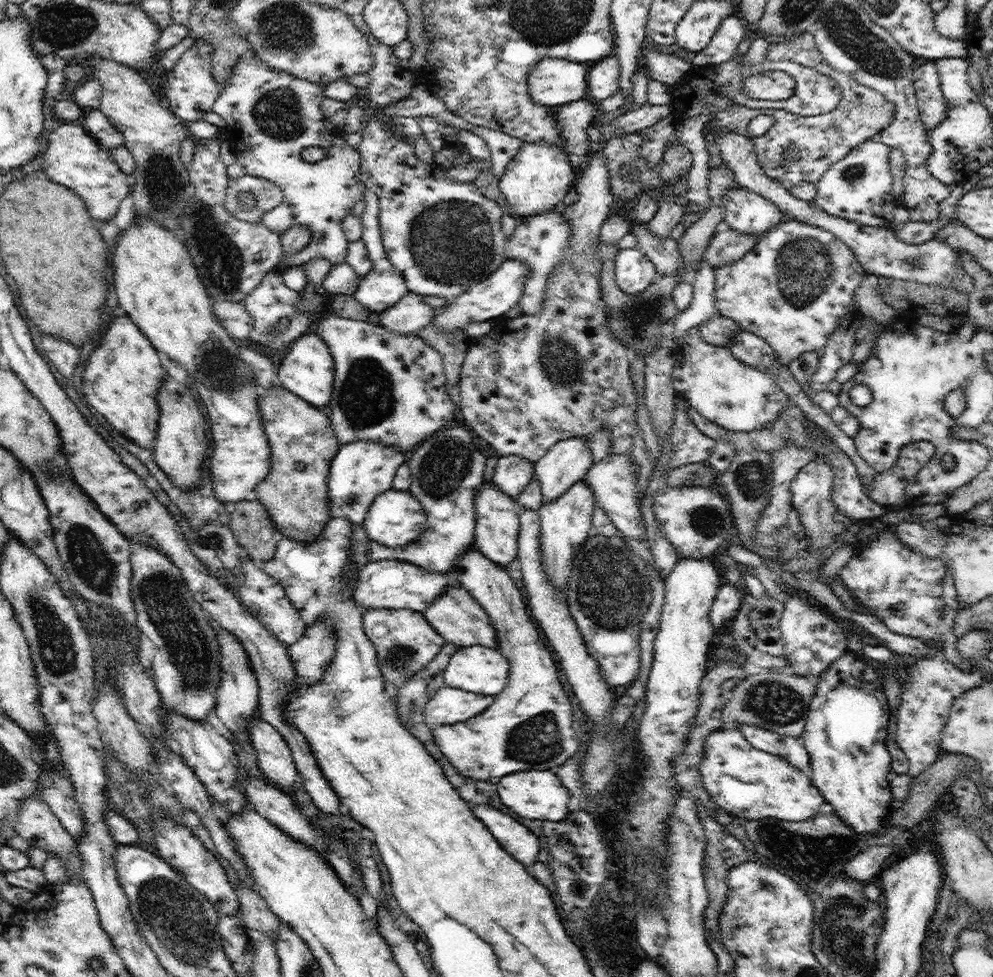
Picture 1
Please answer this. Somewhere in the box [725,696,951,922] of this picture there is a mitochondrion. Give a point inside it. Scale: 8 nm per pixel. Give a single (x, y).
(809, 856)

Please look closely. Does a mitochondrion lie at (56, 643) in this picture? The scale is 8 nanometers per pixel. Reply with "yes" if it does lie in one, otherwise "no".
yes

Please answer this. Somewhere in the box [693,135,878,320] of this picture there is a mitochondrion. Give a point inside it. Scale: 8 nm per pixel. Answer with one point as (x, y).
(804, 268)

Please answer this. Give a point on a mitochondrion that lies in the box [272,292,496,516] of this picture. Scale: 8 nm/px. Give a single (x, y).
(366, 397)

